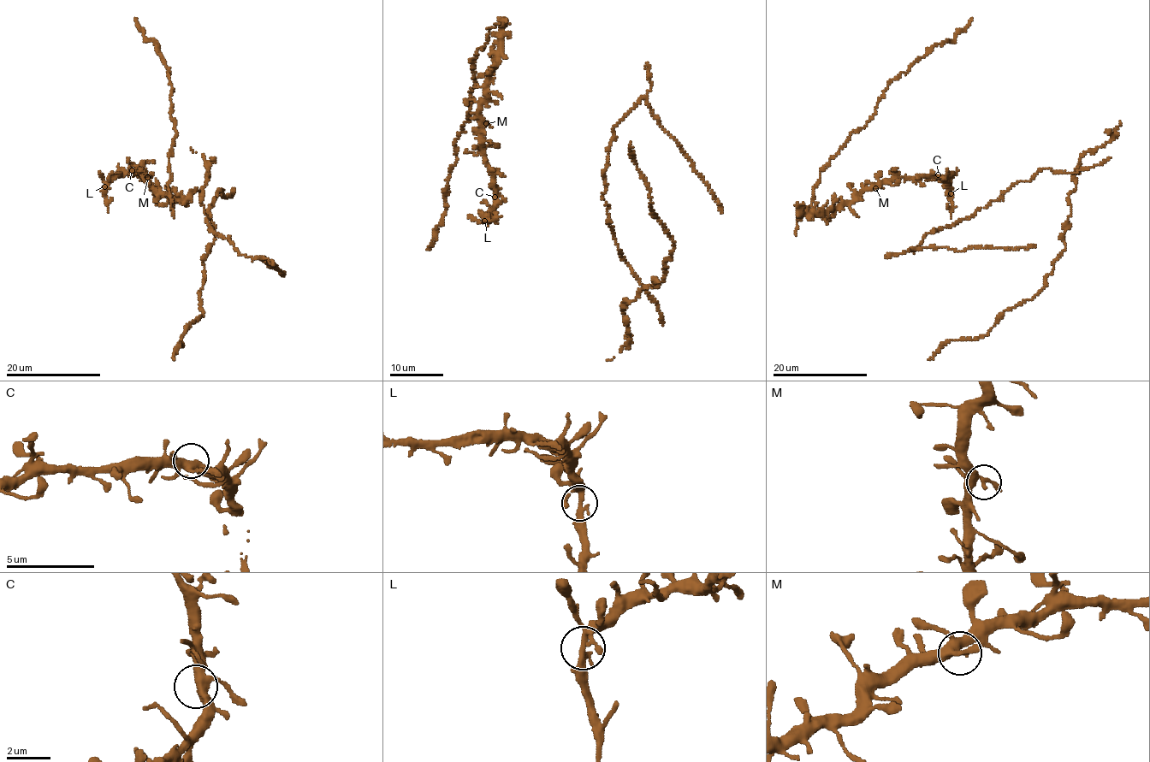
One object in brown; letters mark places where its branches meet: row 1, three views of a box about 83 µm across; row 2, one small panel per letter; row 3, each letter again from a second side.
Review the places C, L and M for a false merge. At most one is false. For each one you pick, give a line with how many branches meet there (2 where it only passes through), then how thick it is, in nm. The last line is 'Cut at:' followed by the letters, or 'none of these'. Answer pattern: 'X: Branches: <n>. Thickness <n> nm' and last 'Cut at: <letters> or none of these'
Cut at: none of these

